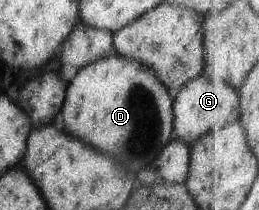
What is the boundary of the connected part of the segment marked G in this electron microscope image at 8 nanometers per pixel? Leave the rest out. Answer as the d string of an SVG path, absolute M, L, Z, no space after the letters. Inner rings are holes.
M198 75L184 87L174 97L173 107L173 136L176 141L180 139L186 143L189 148L194 145L194 141L202 135L206 135L208 129L228 127L236 121L240 121L242 115L242 98L241 92L234 89L227 81L214 81L206 79L204 75Z

